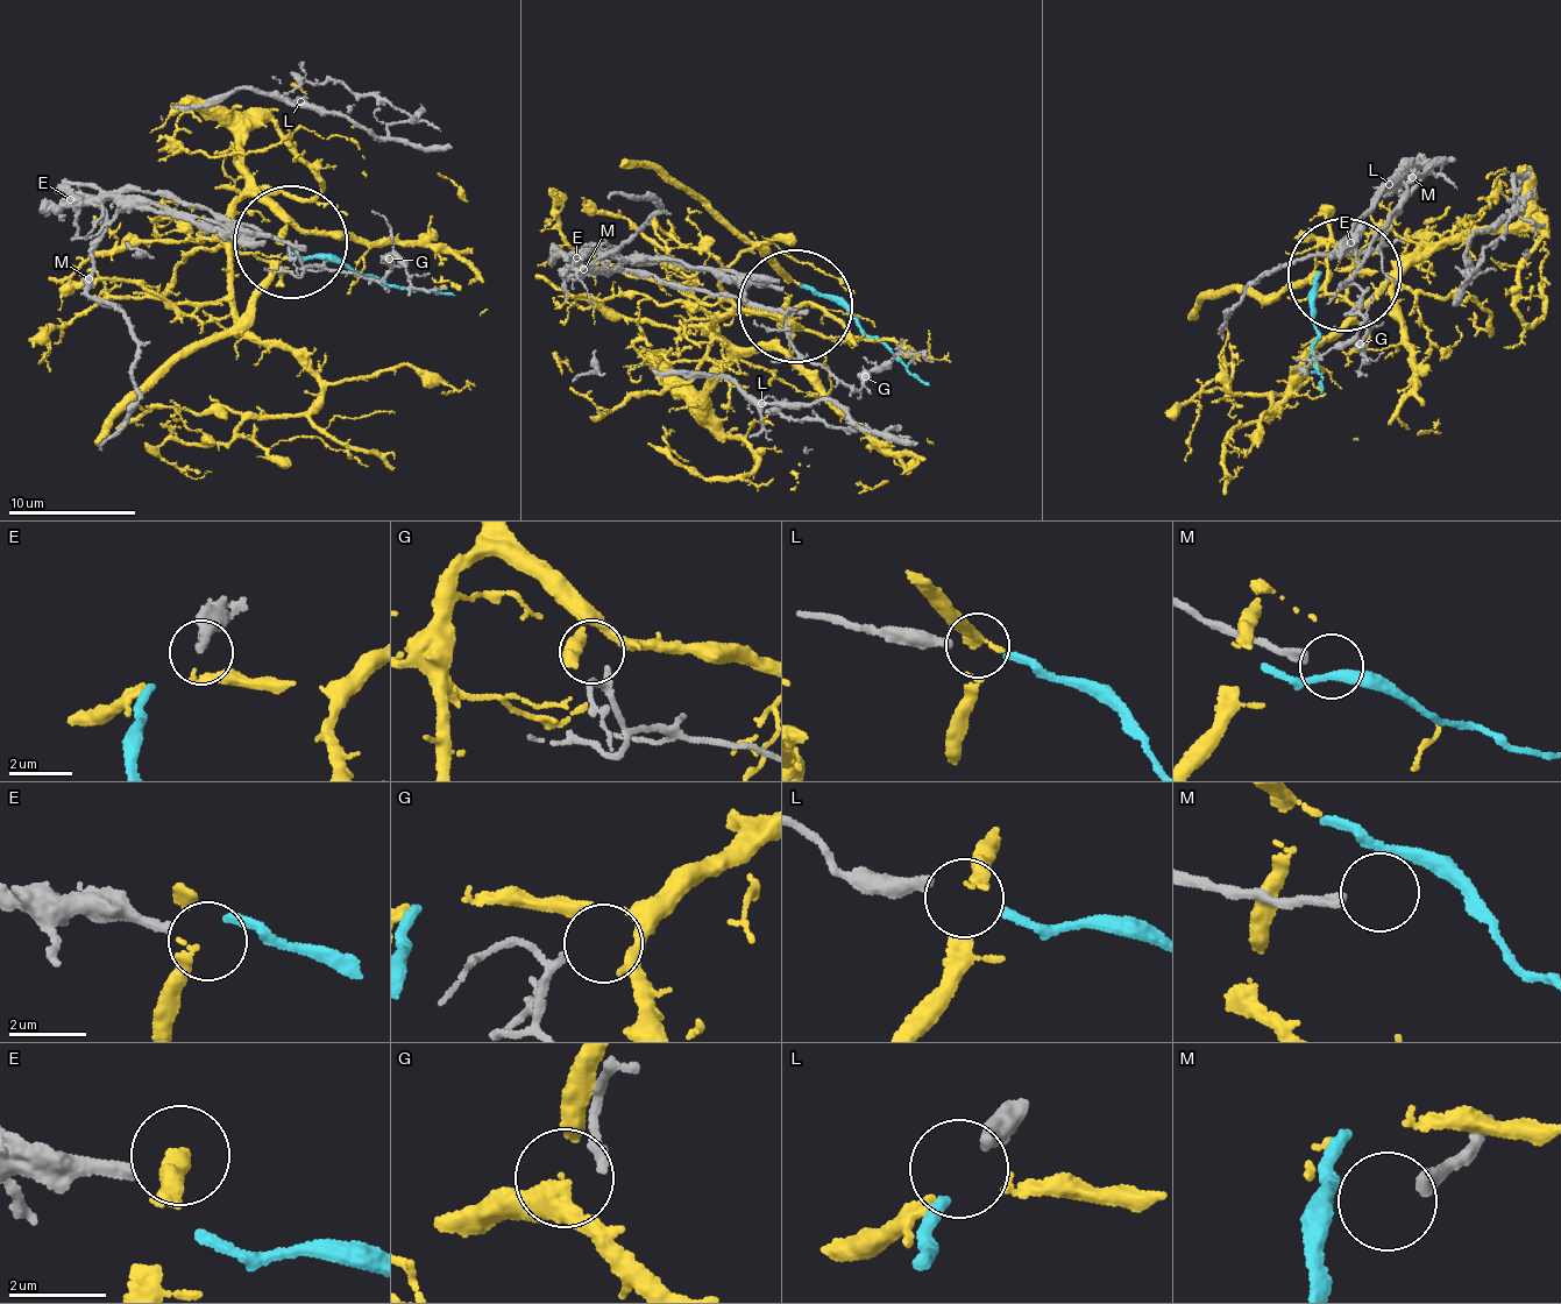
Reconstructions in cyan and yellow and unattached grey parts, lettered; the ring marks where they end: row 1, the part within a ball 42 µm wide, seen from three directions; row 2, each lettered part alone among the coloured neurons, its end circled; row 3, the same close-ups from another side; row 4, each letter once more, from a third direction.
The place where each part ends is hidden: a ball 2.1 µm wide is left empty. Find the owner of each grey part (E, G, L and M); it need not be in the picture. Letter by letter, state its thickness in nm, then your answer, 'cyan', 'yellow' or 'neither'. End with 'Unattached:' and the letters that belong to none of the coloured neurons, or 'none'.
E: calibre 280 nm; neither
G: calibre 170 nm; yellow
L: calibre 360 nm; cyan
M: calibre 280 nm; neither
Unattached: E, M

